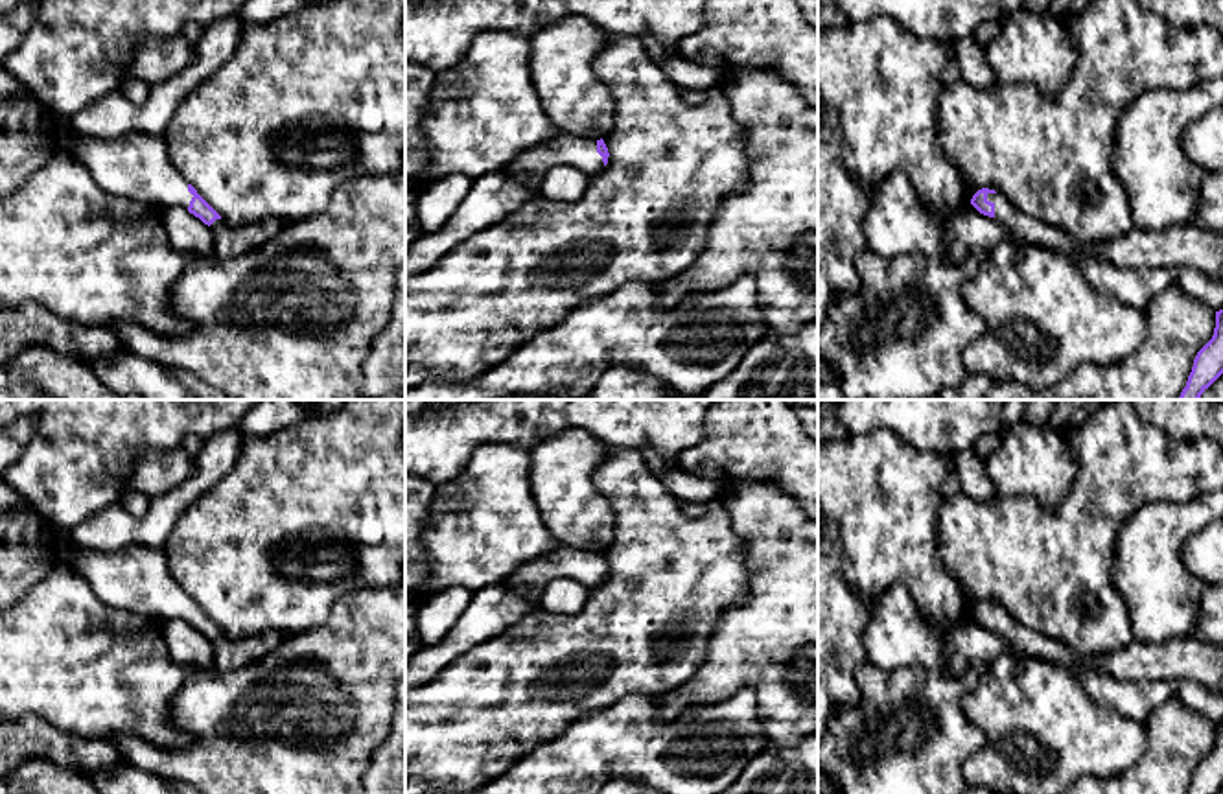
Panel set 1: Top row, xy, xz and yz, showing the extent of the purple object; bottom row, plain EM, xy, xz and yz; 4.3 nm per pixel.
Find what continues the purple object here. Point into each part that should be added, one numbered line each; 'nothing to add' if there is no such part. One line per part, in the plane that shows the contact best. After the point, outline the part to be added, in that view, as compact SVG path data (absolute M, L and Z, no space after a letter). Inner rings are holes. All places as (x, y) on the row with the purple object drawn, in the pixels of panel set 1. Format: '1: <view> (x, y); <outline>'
1: yz (1177, 245); M987 193L995 217L1002 223L1006 241L1037 245L1079 263L1081 258L1109 262L1118 269L1192 267L1223 282L1223 234L1194 225L1170 225L1160 230L1133 228L1105 241L1076 241L1066 232L1026 216L1002 193Z

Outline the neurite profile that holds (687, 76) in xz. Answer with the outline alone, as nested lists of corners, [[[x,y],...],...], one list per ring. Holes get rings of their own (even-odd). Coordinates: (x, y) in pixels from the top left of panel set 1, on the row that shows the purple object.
[[[678,55],[670,57],[659,66],[680,90],[709,90],[726,85],[726,79],[720,72],[702,68]]]

